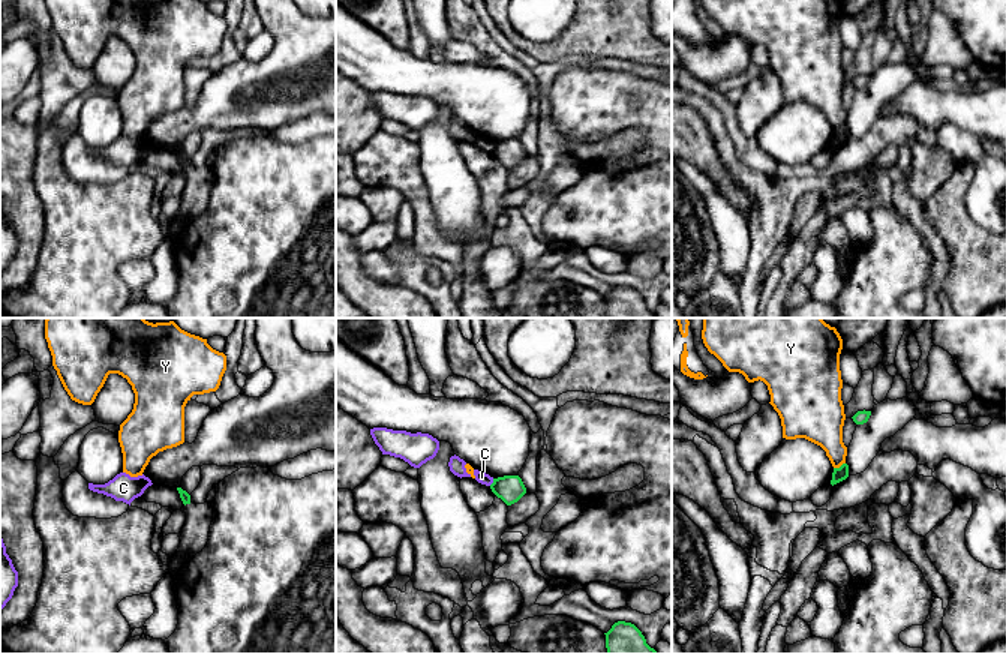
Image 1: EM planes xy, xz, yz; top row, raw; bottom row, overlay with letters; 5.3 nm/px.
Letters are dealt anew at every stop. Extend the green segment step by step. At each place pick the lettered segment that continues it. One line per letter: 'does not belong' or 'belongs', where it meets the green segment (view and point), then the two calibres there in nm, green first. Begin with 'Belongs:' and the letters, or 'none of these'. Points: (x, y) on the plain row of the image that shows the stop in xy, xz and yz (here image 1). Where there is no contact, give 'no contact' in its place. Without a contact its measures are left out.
Belongs: none of these
C: does not belong | xz (494, 146) | 150/60 nm
Y: does not belong | yz (840, 131) | 70/220 nm

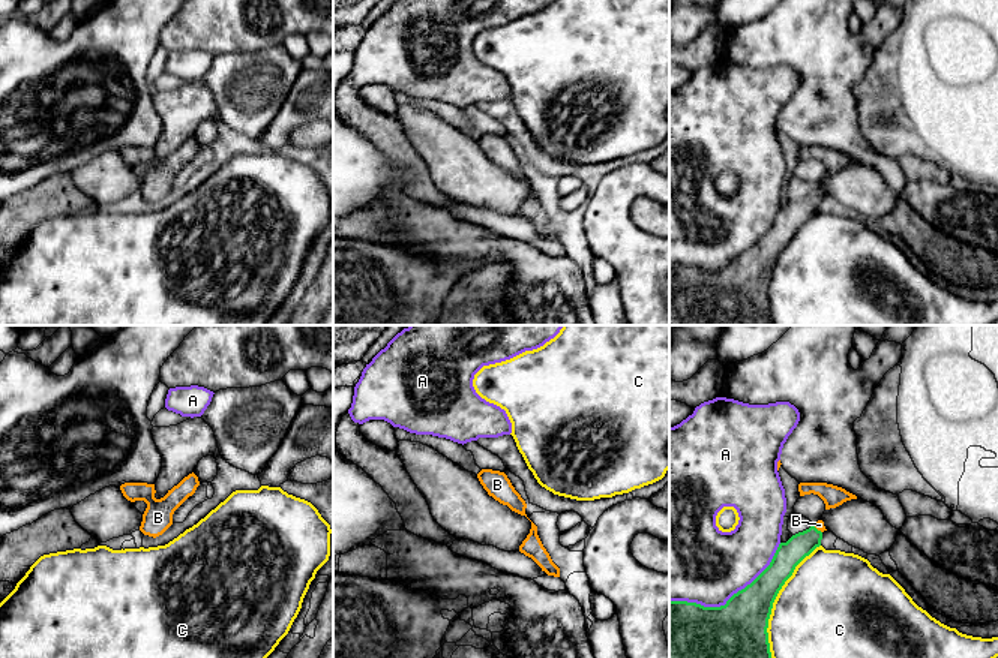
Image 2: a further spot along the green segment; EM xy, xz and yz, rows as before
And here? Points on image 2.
Belongs: B
A: does not belong | yz (730, 263) | 420/420 nm
B: belongs | yz (817, 194) | 140/50 nm
C: does not belong | yz (773, 266) | 320/500 nm

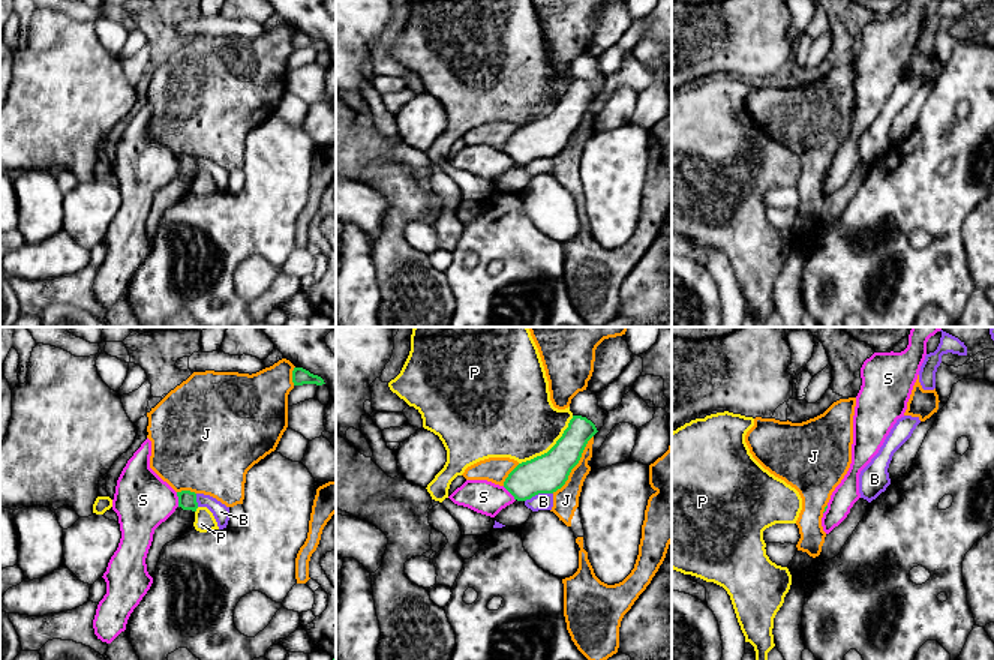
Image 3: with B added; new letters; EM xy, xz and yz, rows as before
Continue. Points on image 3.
Belongs: none of these
B: does not belong | xz (538, 156) | 200/100 nm
J: does not belong | xz (576, 128) | 200/140 nm
P: does not belong | xz (552, 111) | 200/420 nm
S: does not belong | xy (179, 164) | 100/300 nm

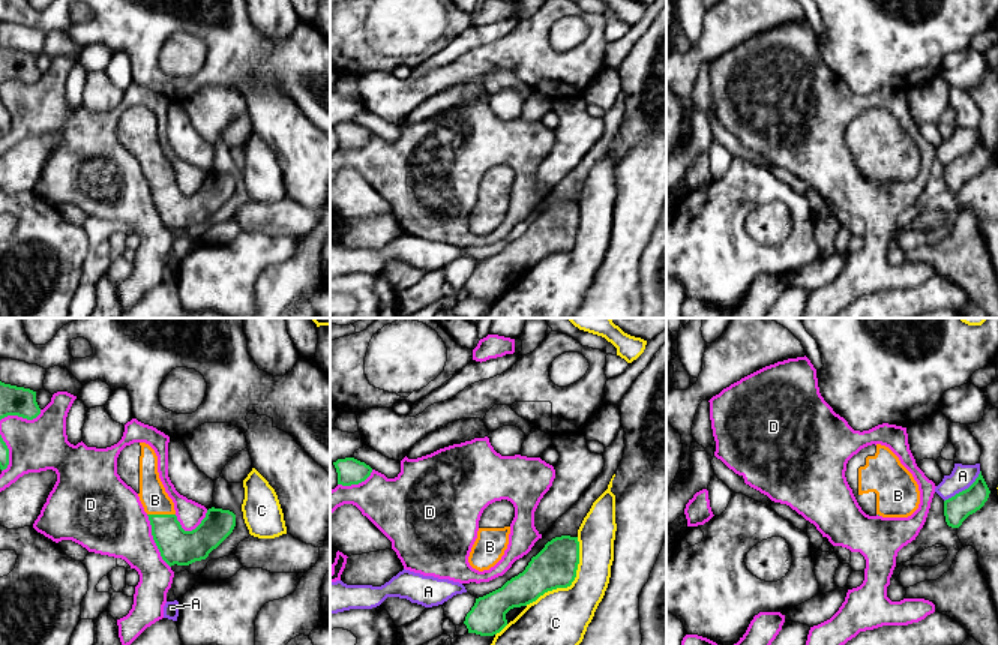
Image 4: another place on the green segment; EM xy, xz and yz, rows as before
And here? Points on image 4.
Belongs: B
A: does not belong | yz (965, 153) | 140/130 nm
B: belongs | xy (161, 179) | 190/150 nm
C: does not belong | xz (571, 248) | 220/340 nm
D: does not belong | xy (155, 206) | 190/360 nm

